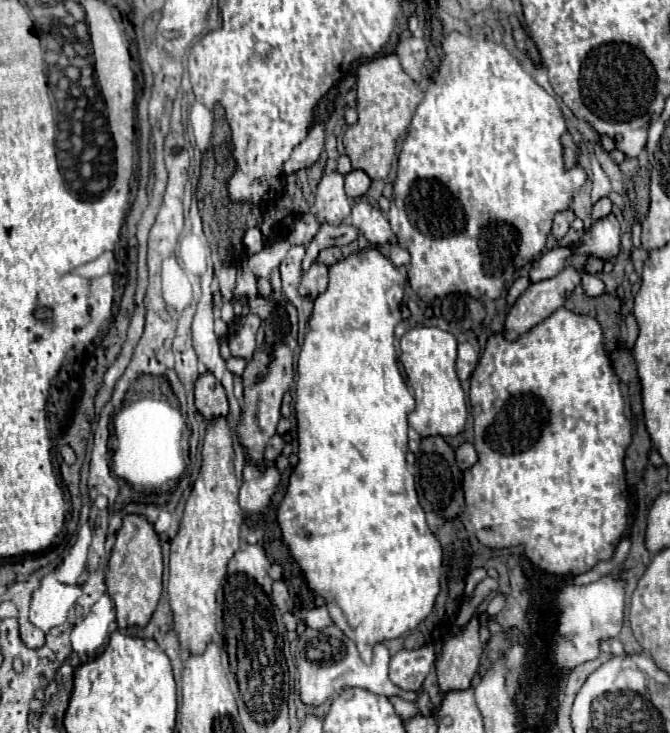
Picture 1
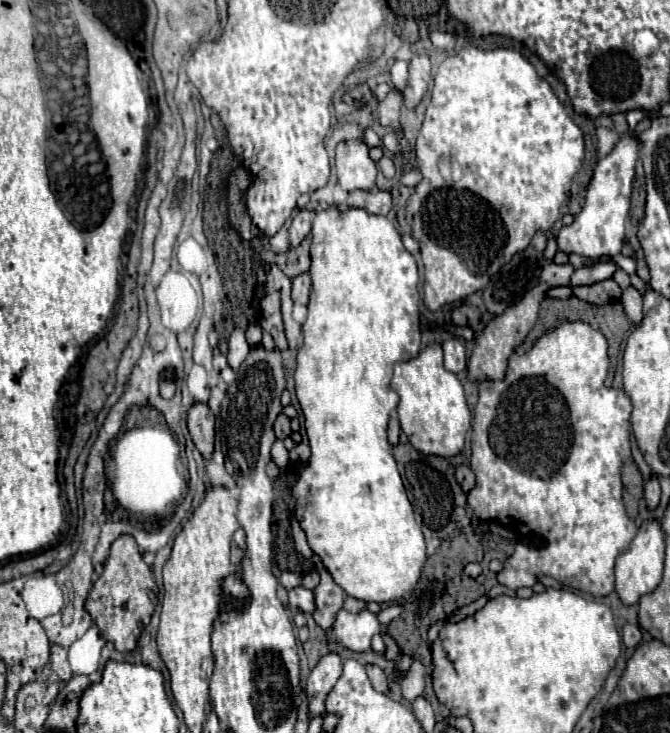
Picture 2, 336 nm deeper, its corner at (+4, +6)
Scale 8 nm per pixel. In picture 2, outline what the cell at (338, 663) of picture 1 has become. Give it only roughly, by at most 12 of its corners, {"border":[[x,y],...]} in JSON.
{"border":[[339,610],[327,638],[351,652],[369,652],[379,634],[373,612]]}

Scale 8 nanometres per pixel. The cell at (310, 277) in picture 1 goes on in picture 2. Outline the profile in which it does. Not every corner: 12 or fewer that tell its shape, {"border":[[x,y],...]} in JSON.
{"border":[[303,272],[293,278],[293,302],[307,304],[311,276]]}

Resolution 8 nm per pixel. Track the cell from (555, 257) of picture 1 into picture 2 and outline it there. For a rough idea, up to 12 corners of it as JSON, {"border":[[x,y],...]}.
{"border":[[627,132],[599,160],[583,210],[557,234],[565,254],[621,254],[639,142]]}

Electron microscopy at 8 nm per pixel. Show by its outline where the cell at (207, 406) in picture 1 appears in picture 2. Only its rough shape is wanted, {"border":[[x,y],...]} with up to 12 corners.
{"border":[[207,404],[189,408],[187,424],[197,450],[209,460],[215,414]]}

